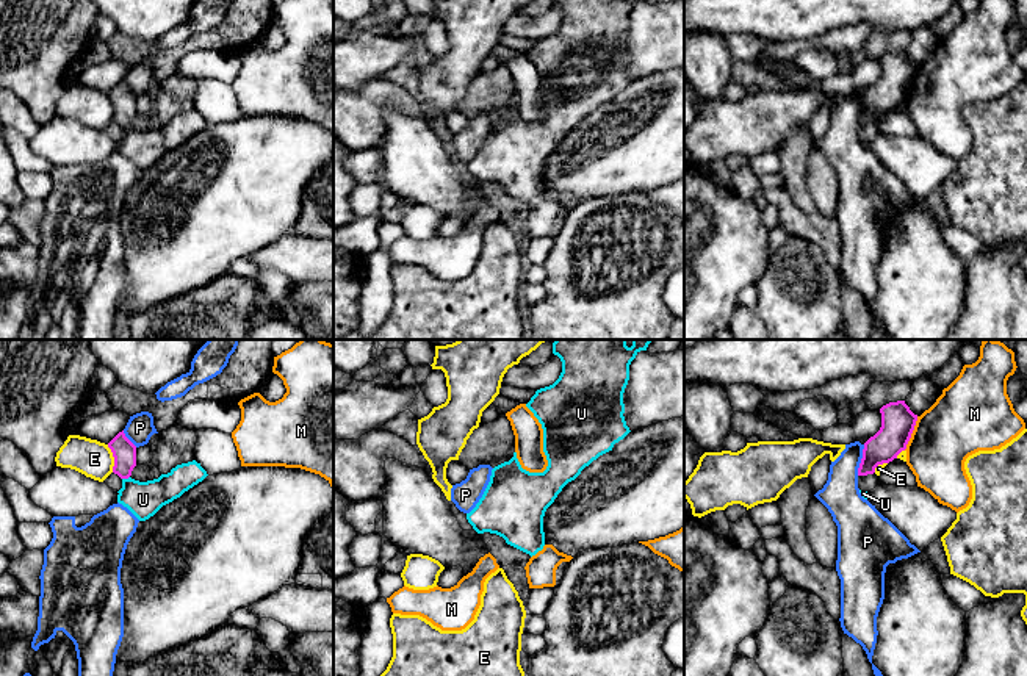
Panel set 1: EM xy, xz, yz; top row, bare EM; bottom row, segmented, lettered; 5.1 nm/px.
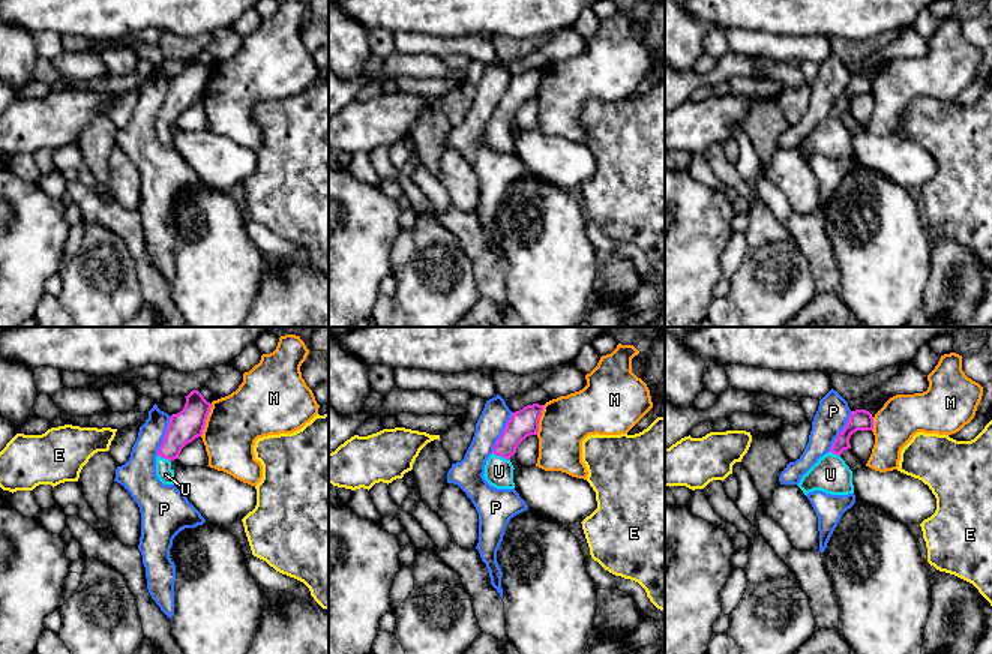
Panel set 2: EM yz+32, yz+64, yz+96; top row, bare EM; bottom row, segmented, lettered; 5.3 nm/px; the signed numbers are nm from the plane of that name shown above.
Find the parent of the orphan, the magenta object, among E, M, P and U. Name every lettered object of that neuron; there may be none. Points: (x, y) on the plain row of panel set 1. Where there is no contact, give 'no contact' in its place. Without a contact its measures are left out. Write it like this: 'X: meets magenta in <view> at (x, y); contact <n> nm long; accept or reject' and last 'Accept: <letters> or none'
E: meets magenta in xy at (115, 108); contact 150 nm long; reject
M: meets magenta in yz at (911, 82); contact 190 nm long; reject
P: meets magenta in yz at (861, 110); contact 170 nm long; reject
U: meets magenta in xy at (126, 127); contact 40 nm long; accept
Accept: U

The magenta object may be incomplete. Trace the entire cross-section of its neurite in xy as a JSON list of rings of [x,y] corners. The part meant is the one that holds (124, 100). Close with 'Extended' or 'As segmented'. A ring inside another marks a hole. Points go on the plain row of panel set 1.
[[[119,81],[108,97],[114,106],[113,122],[122,128],[117,152],[127,156],[139,171],[153,166],[163,155],[180,147],[185,141],[202,131],[208,124],[196,110],[177,114],[158,128],[139,131],[132,128],[136,116],[136,95]]]. Extended

